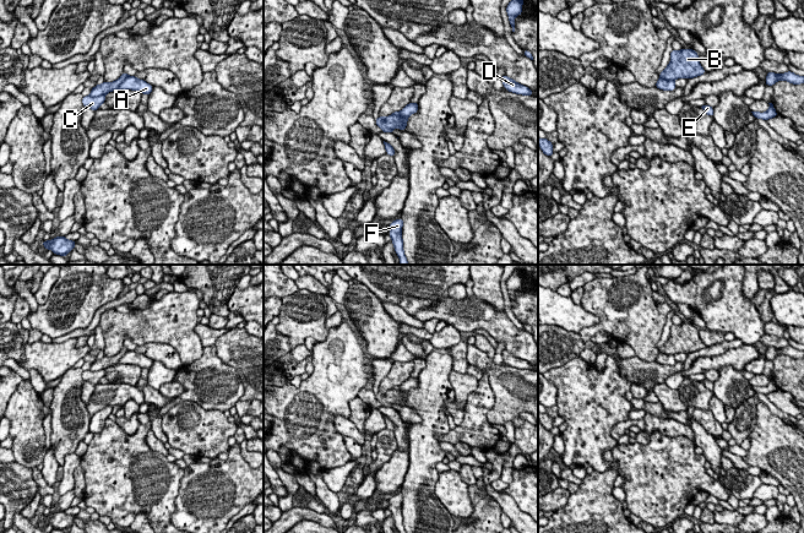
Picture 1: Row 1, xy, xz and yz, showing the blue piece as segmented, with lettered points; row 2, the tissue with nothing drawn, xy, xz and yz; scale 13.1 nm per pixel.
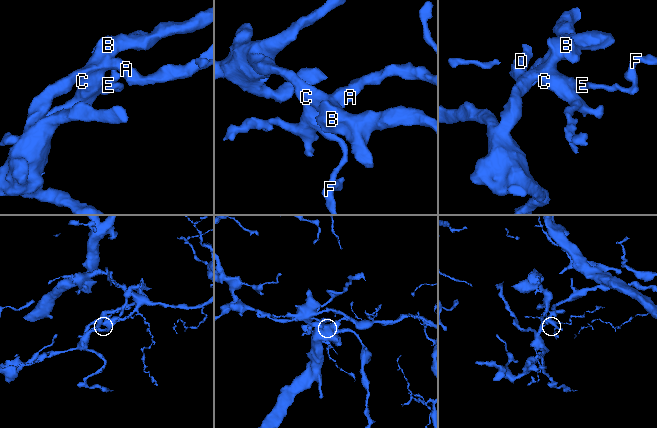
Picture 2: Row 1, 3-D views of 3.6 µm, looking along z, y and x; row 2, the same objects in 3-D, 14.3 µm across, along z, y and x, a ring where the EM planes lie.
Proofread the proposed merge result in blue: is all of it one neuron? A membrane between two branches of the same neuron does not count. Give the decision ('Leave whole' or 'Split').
Split

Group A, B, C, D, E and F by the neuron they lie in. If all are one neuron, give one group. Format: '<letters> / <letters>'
A C D E F / B

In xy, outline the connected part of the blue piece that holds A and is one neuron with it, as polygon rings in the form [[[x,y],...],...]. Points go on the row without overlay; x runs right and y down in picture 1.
[[[127,350],[119,360],[119,364],[132,364],[138,365],[141,369],[151,369],[153,360],[143,354],[136,353],[135,350]]]

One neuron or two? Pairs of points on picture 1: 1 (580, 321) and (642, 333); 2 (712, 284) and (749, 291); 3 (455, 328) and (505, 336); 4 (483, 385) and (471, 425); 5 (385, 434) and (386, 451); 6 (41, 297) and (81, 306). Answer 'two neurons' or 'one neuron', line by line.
1: two neurons
2: two neurons
3: one neuron
4: one neuron
5: one neuron
6: two neurons

